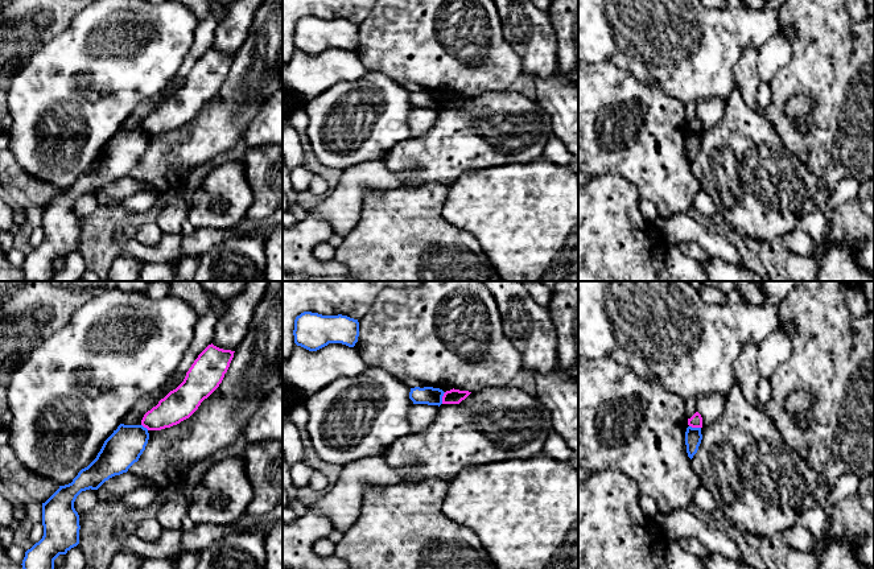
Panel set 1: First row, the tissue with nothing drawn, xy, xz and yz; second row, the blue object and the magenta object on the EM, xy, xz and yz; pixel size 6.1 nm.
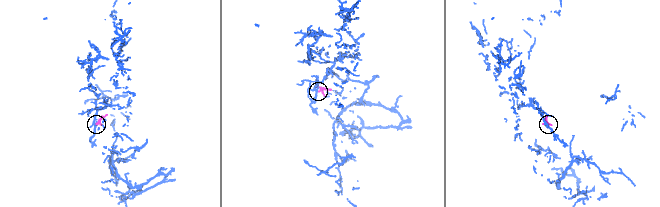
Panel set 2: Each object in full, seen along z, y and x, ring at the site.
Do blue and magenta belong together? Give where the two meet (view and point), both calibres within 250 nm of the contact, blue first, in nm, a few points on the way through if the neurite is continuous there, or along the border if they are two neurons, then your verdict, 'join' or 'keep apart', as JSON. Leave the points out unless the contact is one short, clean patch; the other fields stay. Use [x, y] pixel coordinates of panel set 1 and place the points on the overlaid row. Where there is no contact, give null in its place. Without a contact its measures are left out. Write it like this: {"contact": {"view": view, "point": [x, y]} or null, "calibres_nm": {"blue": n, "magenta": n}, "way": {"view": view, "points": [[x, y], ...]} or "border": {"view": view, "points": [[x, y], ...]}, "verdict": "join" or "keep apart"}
{"contact": {"view": "xz", "point": [441, 398]}, "calibres_nm": {"blue": 110, "magenta": 100}, "border": {"view": "xz", "points": [[445, 392], [441, 403]]}, "verdict": "keep apart"}

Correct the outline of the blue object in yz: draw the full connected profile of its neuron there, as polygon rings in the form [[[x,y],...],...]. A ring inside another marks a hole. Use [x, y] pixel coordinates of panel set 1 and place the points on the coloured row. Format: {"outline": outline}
{"outline": [[[692,426],[687,428],[685,445],[687,445],[688,457],[690,459],[697,453],[701,440],[702,440],[701,428],[692,428]]]}

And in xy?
{"outline": [[[120,424],[104,441],[96,458],[71,483],[59,486],[42,503],[44,536],[25,552],[22,569],[54,569],[54,560],[79,544],[79,515],[74,508],[77,496],[127,473],[139,461],[148,440],[148,429],[143,425]]]}

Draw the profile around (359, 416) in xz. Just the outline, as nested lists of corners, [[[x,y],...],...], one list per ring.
[[[368,366],[360,374],[334,379],[306,397],[306,432],[317,455],[339,466],[384,455],[396,440],[412,433],[408,413],[413,401],[409,392],[411,388],[396,376],[383,368]]]

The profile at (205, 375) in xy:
[[[209,345],[194,360],[184,382],[144,415],[141,425],[148,430],[161,430],[189,418],[219,387],[234,352]]]

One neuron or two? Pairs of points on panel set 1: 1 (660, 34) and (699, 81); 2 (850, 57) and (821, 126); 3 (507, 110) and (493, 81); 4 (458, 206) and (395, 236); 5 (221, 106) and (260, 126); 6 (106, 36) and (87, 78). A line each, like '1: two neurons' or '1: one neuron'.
1: one neuron
2: one neuron
3: two neurons
4: two neurons
5: two neurons
6: one neuron

